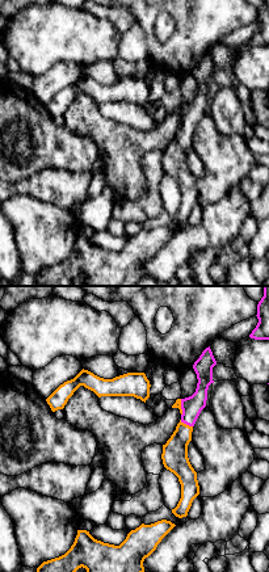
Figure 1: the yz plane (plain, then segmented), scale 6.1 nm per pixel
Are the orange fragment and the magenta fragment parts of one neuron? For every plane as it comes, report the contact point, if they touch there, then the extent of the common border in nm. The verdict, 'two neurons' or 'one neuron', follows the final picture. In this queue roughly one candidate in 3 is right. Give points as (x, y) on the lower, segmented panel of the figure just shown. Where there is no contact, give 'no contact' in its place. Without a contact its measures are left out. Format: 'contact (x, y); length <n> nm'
contact (185, 424); length 90 nm

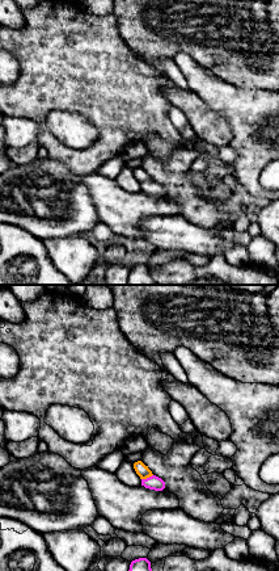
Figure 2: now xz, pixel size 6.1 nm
contact (147, 477); length 80 nm

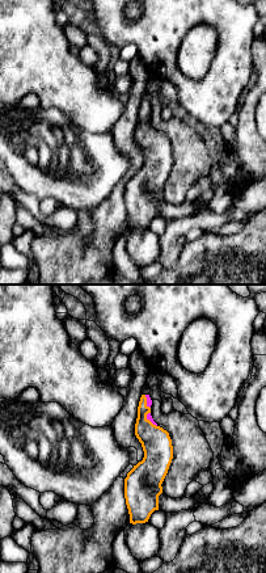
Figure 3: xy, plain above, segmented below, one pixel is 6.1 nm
contact (148, 420); length 110 nm

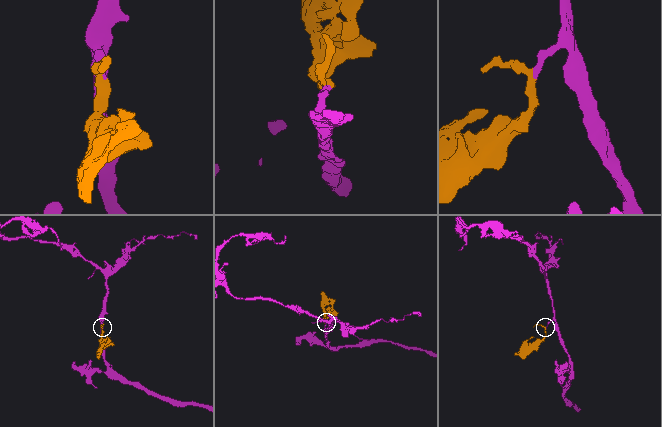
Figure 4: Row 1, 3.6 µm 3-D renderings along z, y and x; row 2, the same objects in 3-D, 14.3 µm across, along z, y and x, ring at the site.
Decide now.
one neuron

